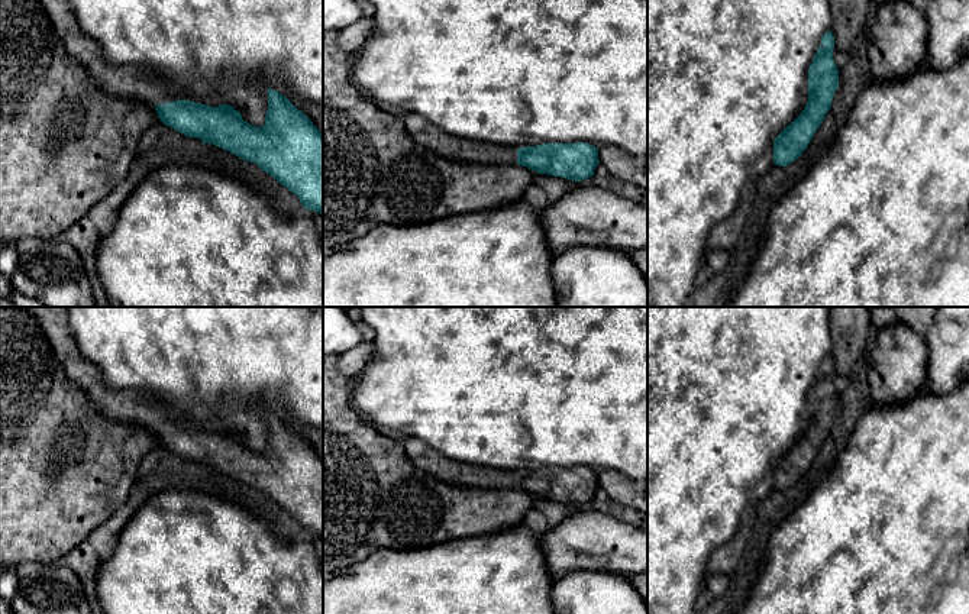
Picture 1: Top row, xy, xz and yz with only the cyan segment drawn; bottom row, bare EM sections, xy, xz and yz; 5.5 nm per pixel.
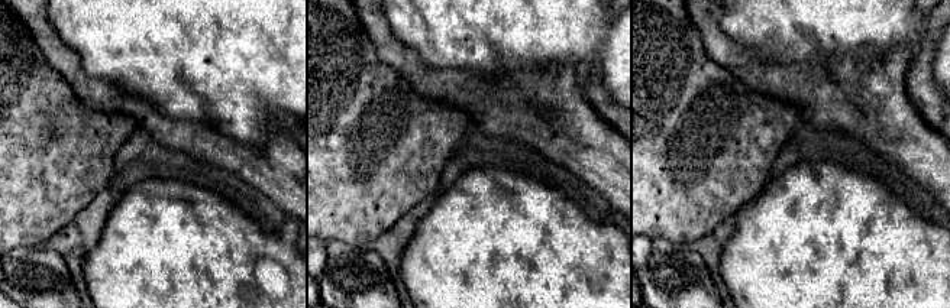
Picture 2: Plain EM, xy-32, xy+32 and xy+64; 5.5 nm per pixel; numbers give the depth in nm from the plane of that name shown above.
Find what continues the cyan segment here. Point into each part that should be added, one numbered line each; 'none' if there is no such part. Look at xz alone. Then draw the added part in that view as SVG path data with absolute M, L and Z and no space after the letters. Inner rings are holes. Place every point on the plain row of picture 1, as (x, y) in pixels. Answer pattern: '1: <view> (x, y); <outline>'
1: xz (423, 456); M404 437L401 443L413 465L446 484L508 489L517 488L517 474L526 472L452 460L416 437Z

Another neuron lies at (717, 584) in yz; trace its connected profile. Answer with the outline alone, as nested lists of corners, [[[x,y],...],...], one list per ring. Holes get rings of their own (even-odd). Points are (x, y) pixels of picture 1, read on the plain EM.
[[[714,573],[707,578],[707,585],[705,585],[710,592],[714,597],[721,597],[727,594],[729,588],[729,575],[726,573]]]

